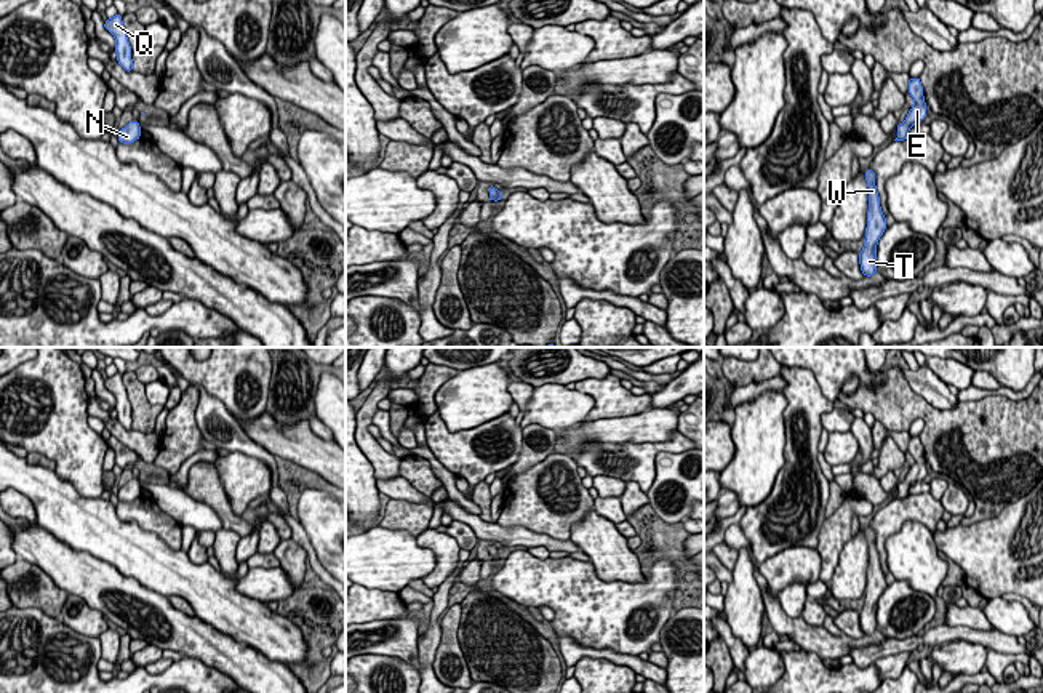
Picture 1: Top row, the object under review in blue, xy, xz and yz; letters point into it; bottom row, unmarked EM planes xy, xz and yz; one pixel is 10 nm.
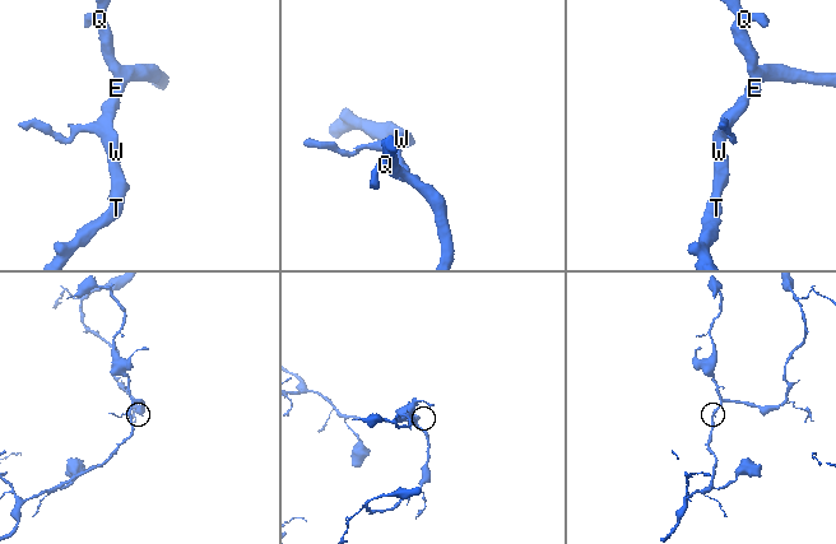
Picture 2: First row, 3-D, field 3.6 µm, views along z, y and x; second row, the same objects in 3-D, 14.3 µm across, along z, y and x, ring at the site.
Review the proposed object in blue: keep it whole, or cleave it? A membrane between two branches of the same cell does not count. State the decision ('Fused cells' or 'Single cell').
Single cell

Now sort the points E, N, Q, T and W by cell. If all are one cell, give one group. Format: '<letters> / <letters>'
E N Q T W

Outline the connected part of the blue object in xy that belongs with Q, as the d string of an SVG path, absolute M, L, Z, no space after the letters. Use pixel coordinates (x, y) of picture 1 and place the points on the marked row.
M115 14L104 22L106 30L115 37L115 53L118 64L126 70L133 70L131 46L122 22L122 14Z

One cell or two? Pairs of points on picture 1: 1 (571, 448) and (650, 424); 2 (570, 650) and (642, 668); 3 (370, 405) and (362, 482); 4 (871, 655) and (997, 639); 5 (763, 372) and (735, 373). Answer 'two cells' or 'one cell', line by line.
1: one cell
2: one cell
3: two cells
4: one cell
5: one cell

